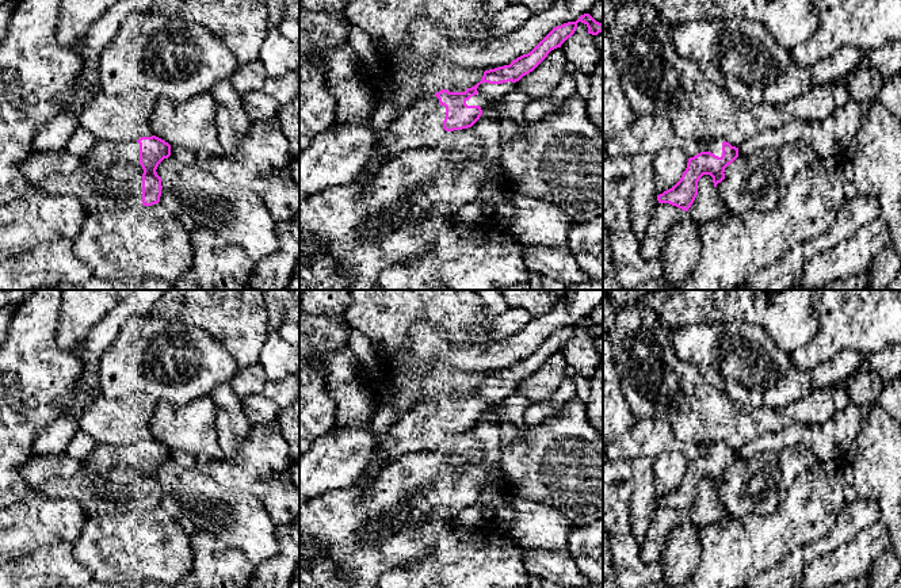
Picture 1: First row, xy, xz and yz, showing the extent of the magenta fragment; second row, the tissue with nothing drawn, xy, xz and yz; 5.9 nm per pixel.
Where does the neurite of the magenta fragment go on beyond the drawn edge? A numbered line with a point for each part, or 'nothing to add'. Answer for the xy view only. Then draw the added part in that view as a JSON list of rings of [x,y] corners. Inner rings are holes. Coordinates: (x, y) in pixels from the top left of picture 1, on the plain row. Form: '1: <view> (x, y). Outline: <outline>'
1: xy (110, 481). Outline: [[[98,444],[77,473],[51,478],[38,492],[80,503],[87,519],[118,515],[142,508],[142,477],[137,444]]]

